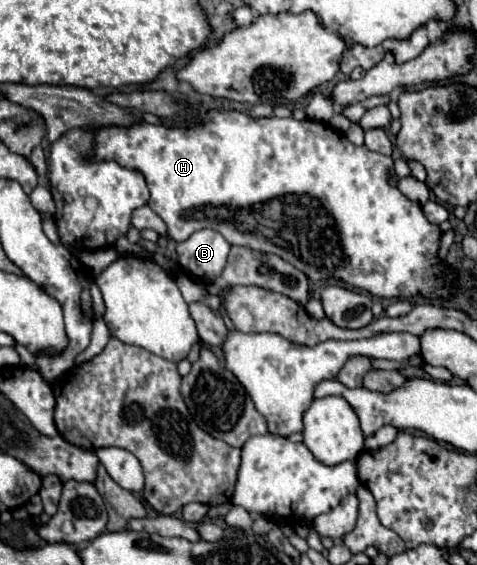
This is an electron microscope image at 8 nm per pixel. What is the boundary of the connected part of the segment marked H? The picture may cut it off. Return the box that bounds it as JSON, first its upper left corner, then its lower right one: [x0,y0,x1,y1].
[95,111,451,299]

